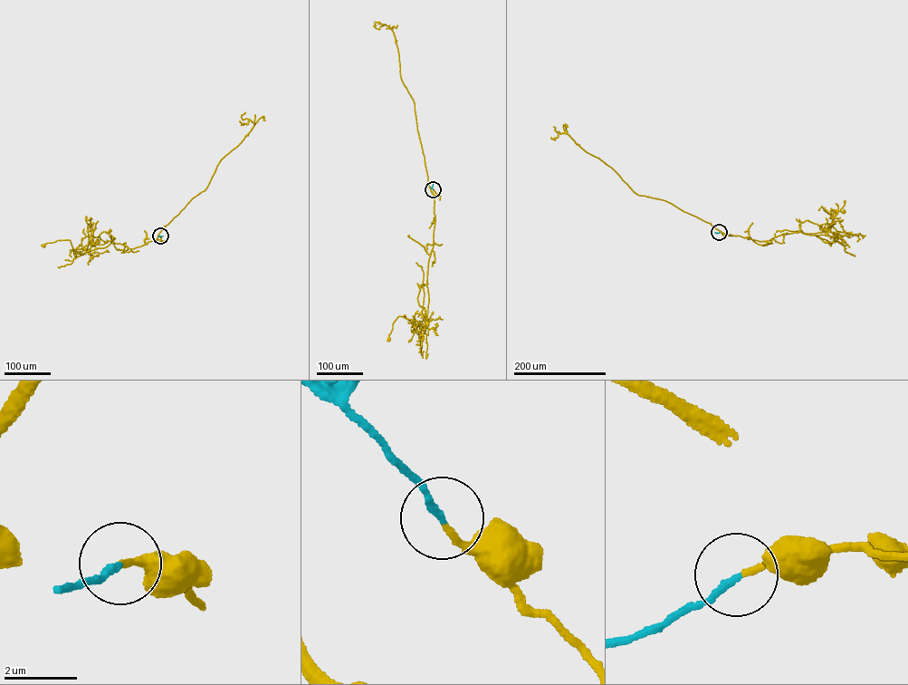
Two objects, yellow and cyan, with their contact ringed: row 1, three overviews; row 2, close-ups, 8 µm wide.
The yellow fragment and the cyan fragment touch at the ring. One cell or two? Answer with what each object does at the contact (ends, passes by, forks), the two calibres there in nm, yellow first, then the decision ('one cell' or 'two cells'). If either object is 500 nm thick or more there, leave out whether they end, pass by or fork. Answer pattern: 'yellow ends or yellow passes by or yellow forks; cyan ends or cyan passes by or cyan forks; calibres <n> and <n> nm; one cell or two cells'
yellow ends; cyan ends; calibres 160 and 180 nm; one cell

